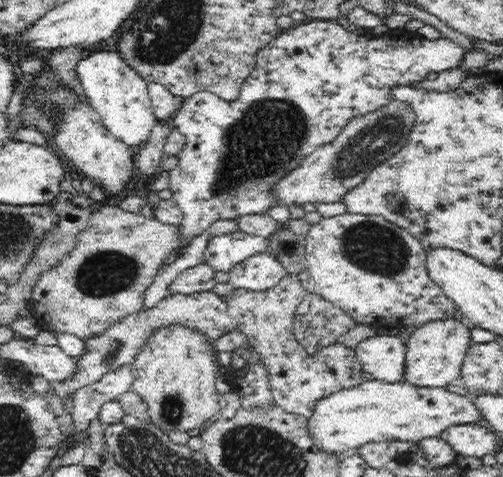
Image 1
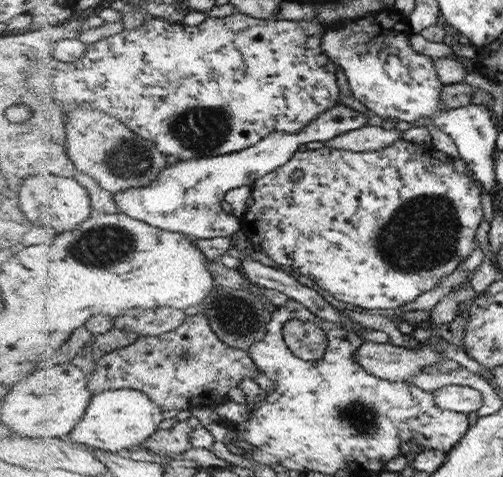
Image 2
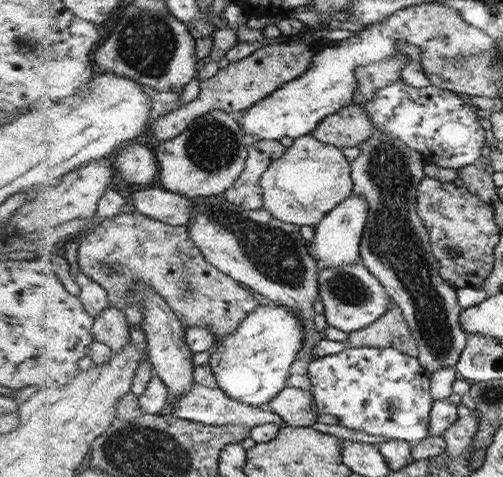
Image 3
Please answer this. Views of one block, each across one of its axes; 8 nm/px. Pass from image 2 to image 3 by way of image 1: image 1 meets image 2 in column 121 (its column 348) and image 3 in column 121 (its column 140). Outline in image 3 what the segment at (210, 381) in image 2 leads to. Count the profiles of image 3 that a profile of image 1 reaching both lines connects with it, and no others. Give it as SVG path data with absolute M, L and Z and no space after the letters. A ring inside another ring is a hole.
M108 307L95 320L95 340L111 346L116 353L121 353L130 344L130 322L122 309Z

